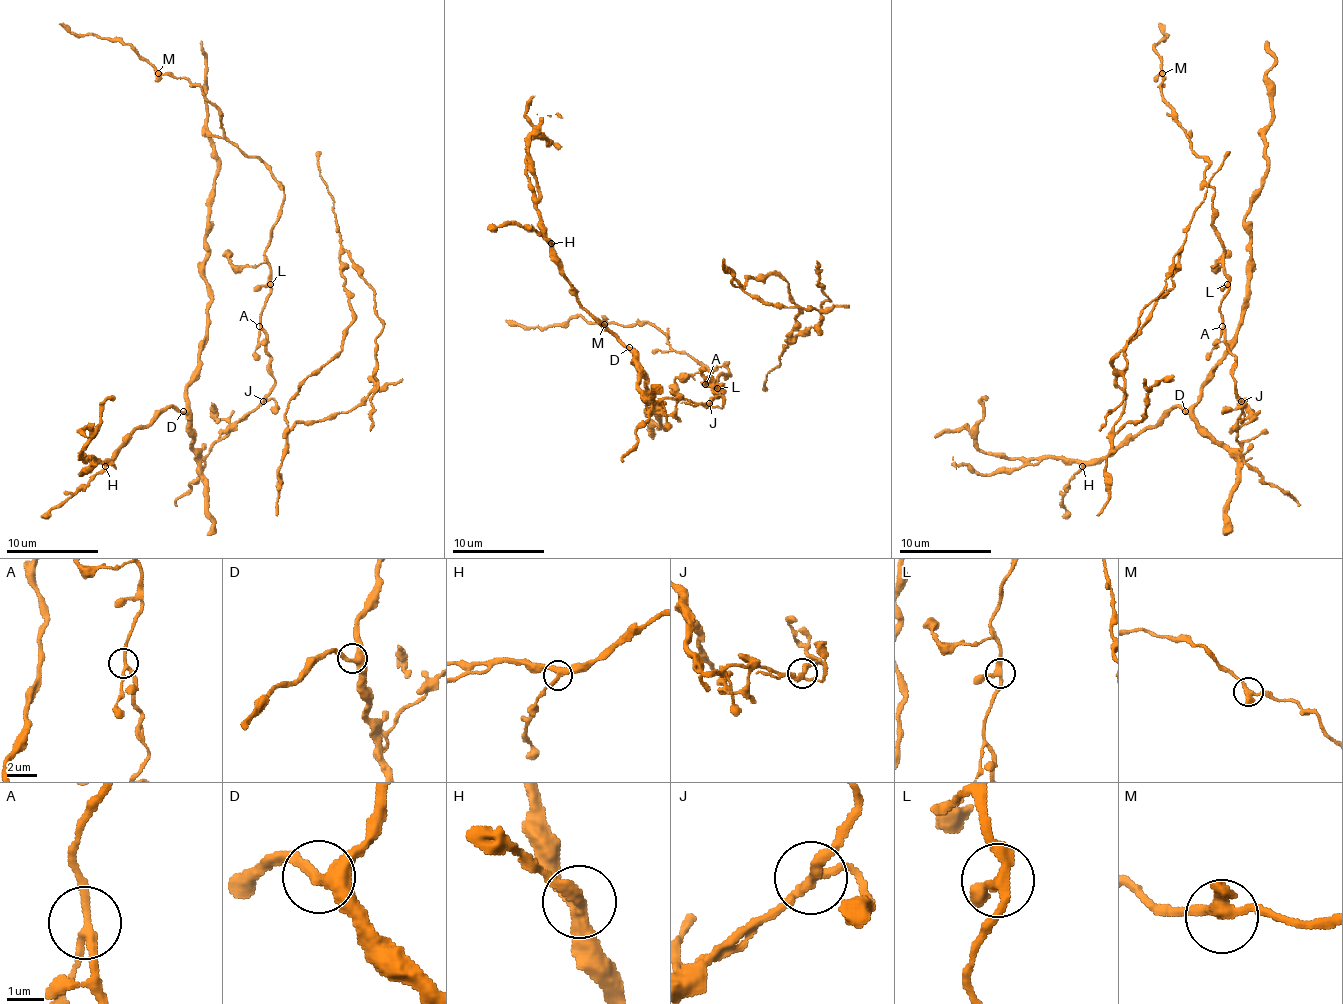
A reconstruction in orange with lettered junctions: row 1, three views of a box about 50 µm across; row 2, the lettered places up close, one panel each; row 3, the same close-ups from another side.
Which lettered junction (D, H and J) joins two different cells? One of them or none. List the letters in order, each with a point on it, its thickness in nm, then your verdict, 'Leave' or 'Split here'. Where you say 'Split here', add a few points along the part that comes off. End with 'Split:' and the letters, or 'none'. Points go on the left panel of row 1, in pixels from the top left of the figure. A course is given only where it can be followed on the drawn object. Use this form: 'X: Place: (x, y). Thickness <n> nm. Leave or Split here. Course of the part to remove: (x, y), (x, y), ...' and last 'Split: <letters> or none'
D: Place: (183, 411). Thickness 300 nm. Leave
H: Place: (105, 466). Thickness 320 nm. Leave
J: Place: (263, 401). Thickness 280 nm. Split here. Course of the part to remove: (263, 402), (275, 381), (266, 245), (282, 185), (224, 135), (199, 86), (59, 24)
Split: J

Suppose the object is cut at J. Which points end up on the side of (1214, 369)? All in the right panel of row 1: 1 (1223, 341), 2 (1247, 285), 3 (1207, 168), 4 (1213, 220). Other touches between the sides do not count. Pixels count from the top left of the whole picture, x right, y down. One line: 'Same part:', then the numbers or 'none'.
Same part: 2

